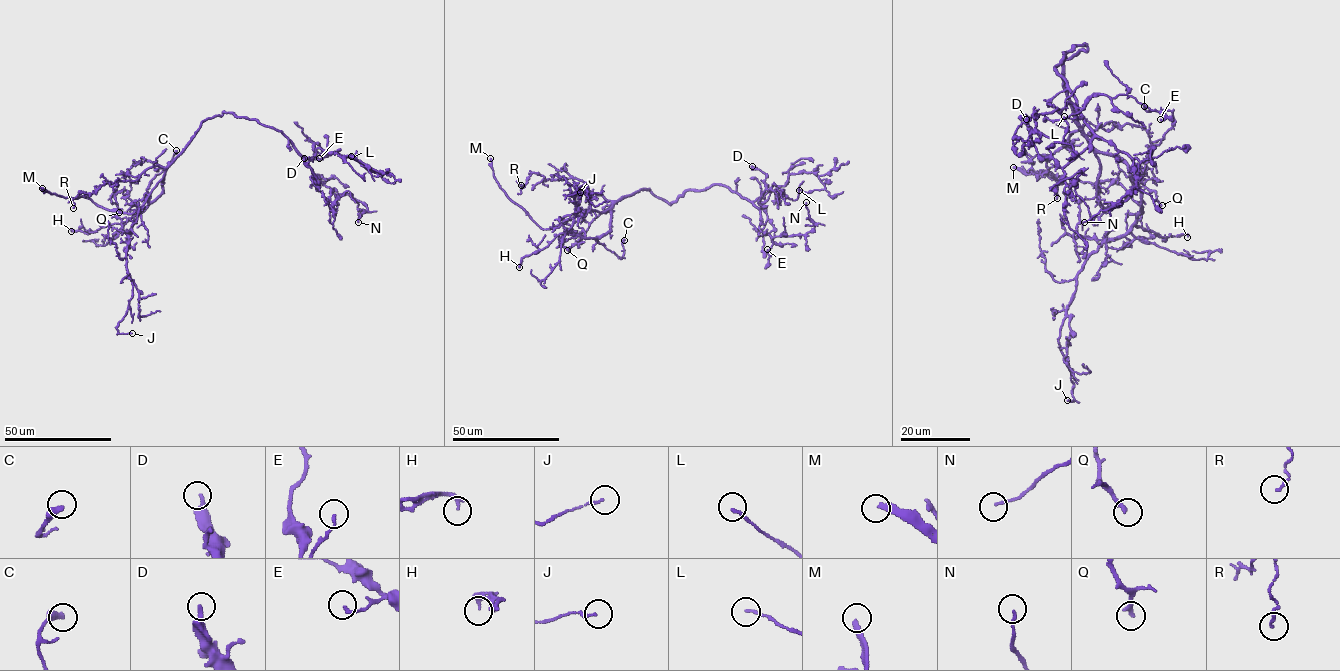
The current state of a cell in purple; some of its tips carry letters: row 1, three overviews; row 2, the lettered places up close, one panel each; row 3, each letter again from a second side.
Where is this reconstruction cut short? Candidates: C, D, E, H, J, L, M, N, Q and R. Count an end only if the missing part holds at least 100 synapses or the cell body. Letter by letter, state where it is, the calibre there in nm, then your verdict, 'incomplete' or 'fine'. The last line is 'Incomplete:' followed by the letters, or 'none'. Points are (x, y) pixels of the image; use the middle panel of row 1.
C: at (624, 240); 380 nm thick; fine
D: at (752, 166); 240 nm thick; fine
E: at (767, 249); 140 nm thick; fine
H: at (519, 267); 200 nm thick; fine
J: at (580, 192); 140 nm thick; fine
L: at (799, 190); 150 nm thick; fine
M: at (490, 158); 280 nm thick; incomplete
N: at (806, 202); 140 nm thick; fine
Q: at (567, 250); 240 nm thick; fine
R: at (521, 185); 140 nm thick; fine
Incomplete: M

